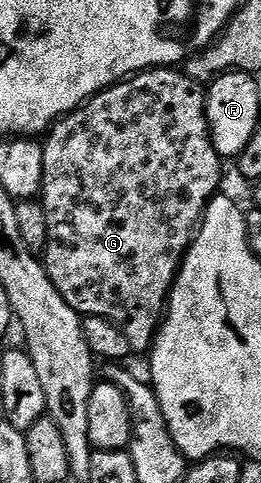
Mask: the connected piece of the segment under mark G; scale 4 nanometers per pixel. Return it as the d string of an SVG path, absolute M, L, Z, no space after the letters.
M173 67L164 69L146 69L145 72L136 74L126 80L105 89L90 97L85 104L80 105L75 112L62 117L44 138L43 144L43 187L39 201L45 208L47 219L47 231L49 242L43 254L43 264L49 273L51 283L67 299L69 306L85 317L102 317L111 323L118 325L127 335L127 343L134 354L148 354L151 349L150 342L144 341L148 338L149 317L144 313L148 305L168 306L169 293L177 282L177 273L181 269L181 262L193 244L195 234L198 232L201 218L205 215L205 208L214 197L218 196L221 185L221 165L223 158L217 154L213 146L213 140L209 134L209 120L205 114L206 86L178 71Z

